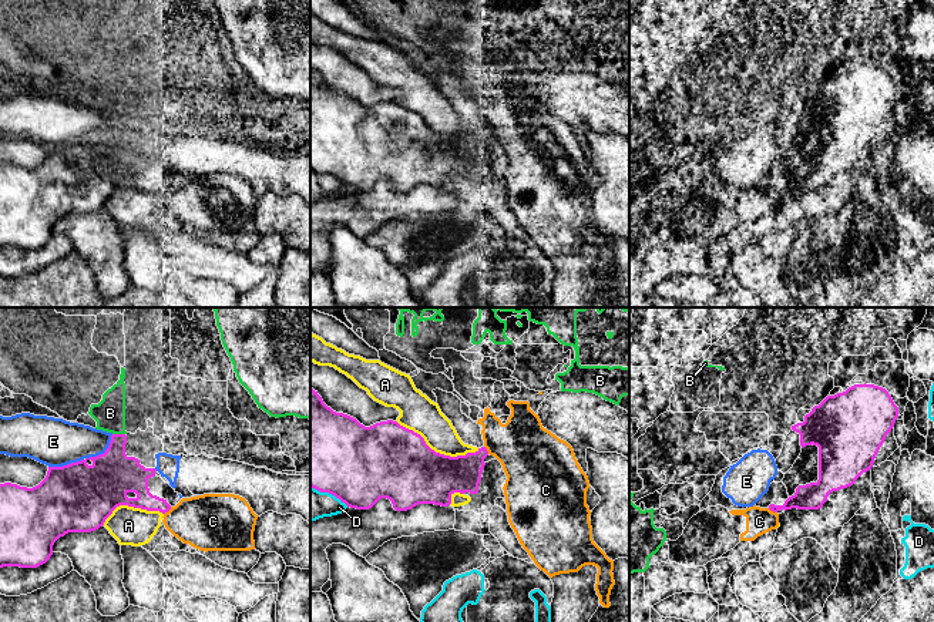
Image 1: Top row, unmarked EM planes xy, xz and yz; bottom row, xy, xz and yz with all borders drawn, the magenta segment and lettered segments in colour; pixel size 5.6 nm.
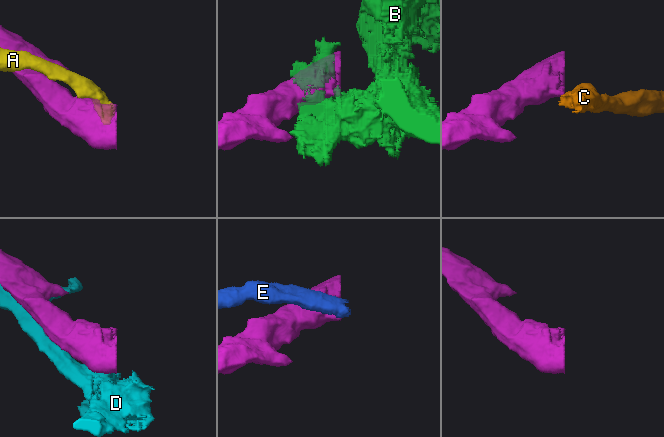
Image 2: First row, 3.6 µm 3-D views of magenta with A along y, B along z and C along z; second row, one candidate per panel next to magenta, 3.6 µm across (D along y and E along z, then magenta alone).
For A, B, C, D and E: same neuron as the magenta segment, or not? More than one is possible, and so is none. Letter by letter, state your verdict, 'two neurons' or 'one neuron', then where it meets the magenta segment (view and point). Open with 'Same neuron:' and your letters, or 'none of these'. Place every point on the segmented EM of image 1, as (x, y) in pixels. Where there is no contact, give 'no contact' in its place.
Same neuron: none of these
A: two neurons; contact xz (437, 453)
B: two neurons; contact xy (118, 434)
C: two neurons; contact xy (167, 511)
D: two neurons; contact xz (329, 493)
E: two neurons; contact xy (104, 453)

